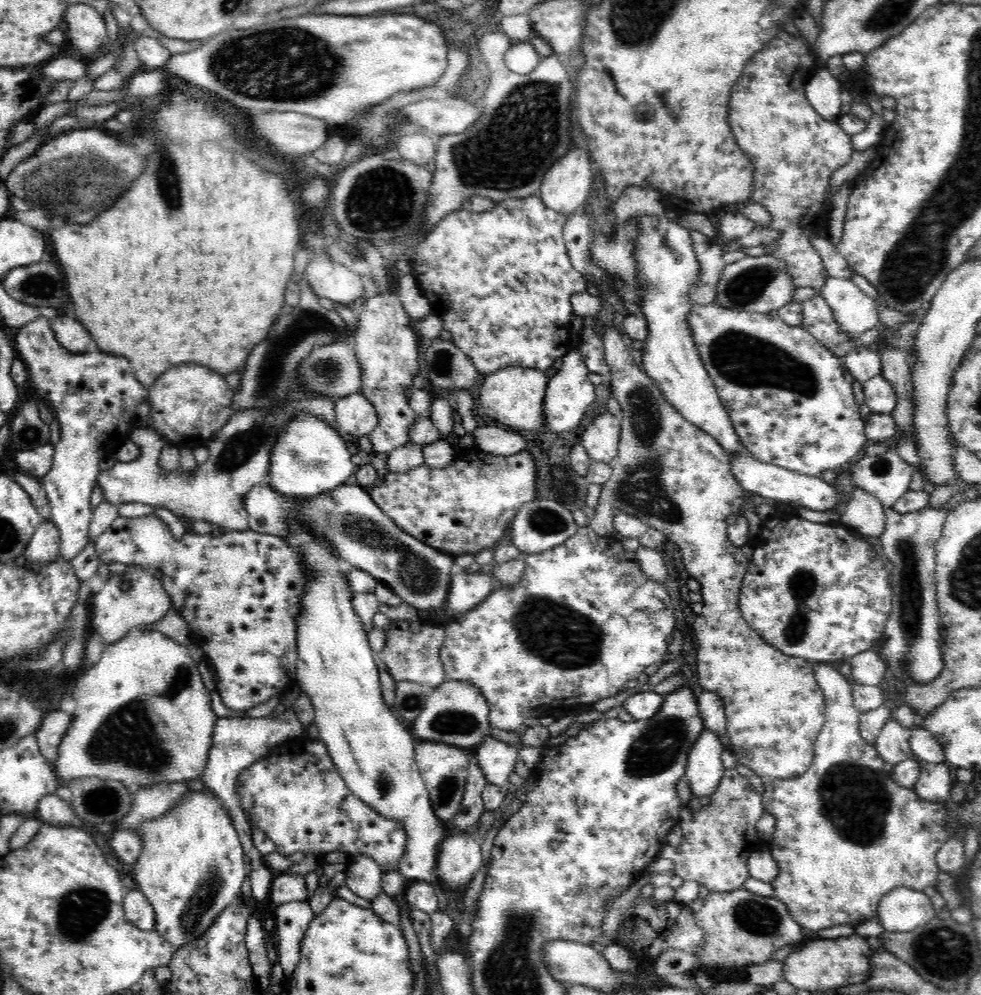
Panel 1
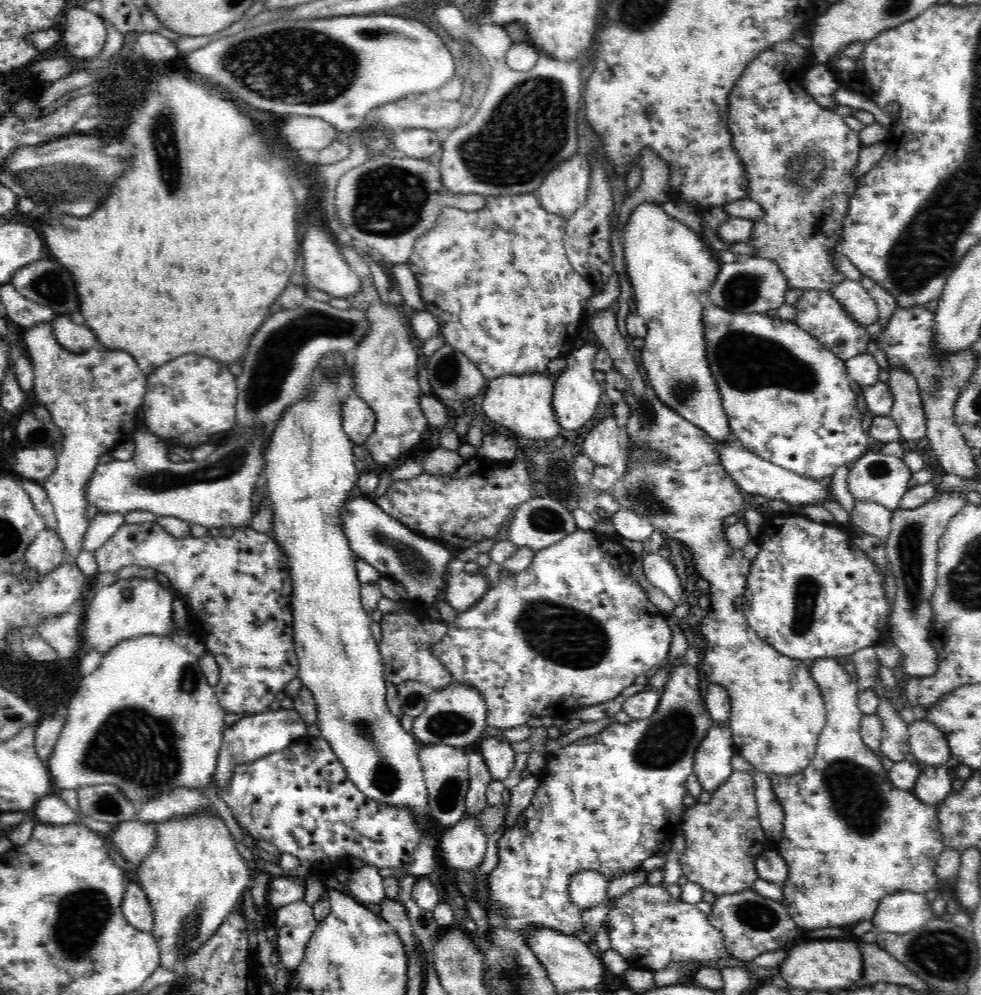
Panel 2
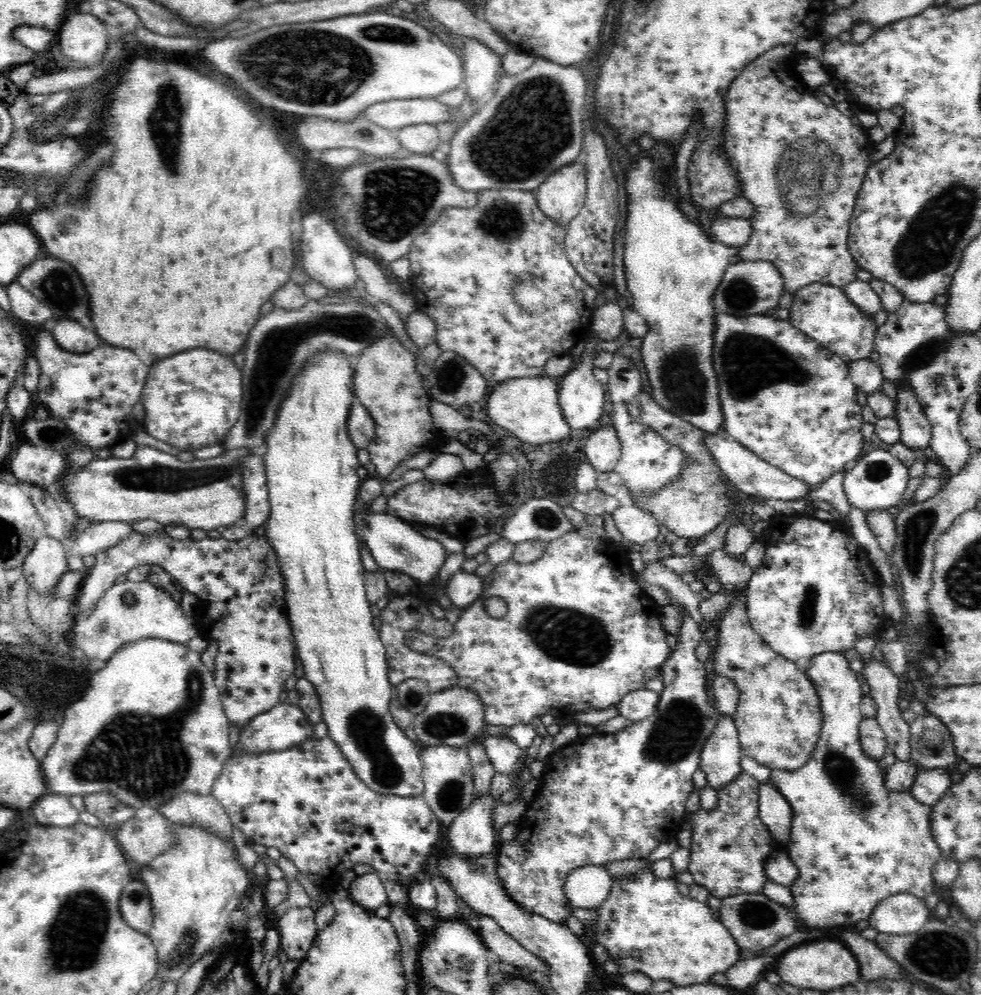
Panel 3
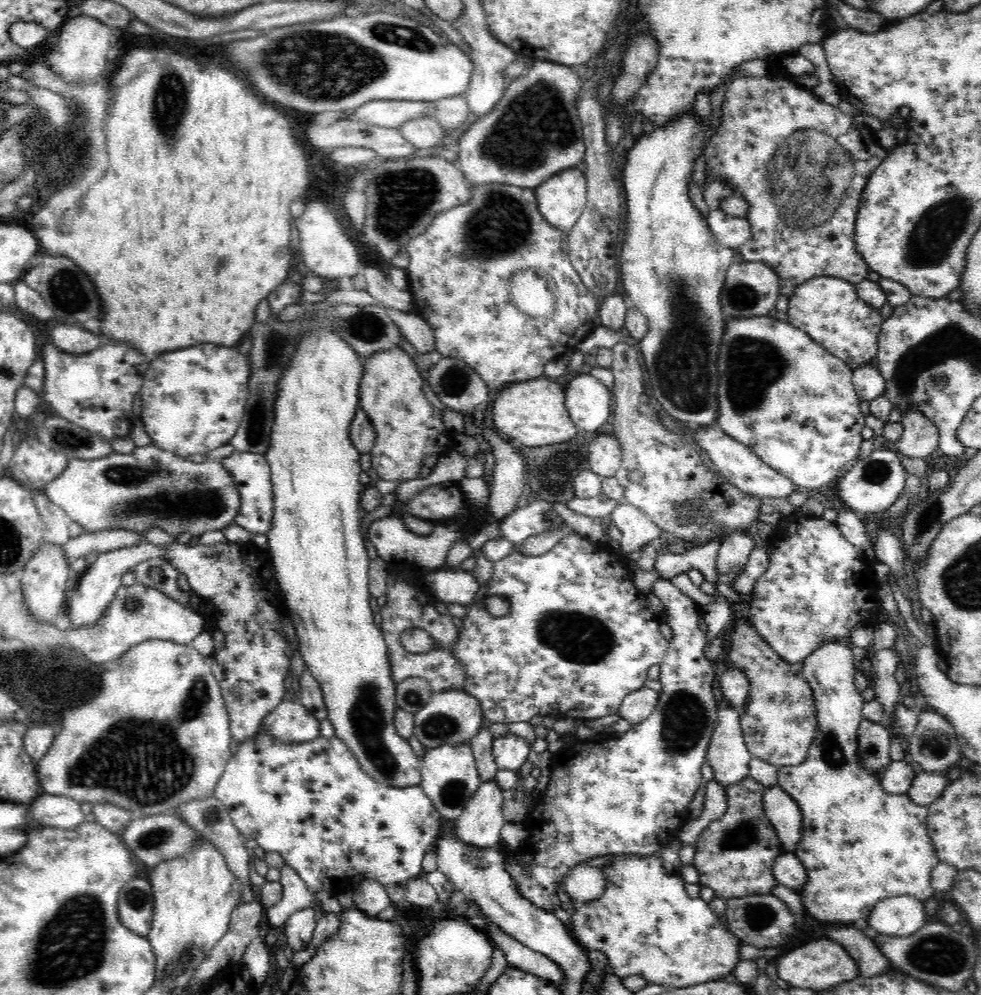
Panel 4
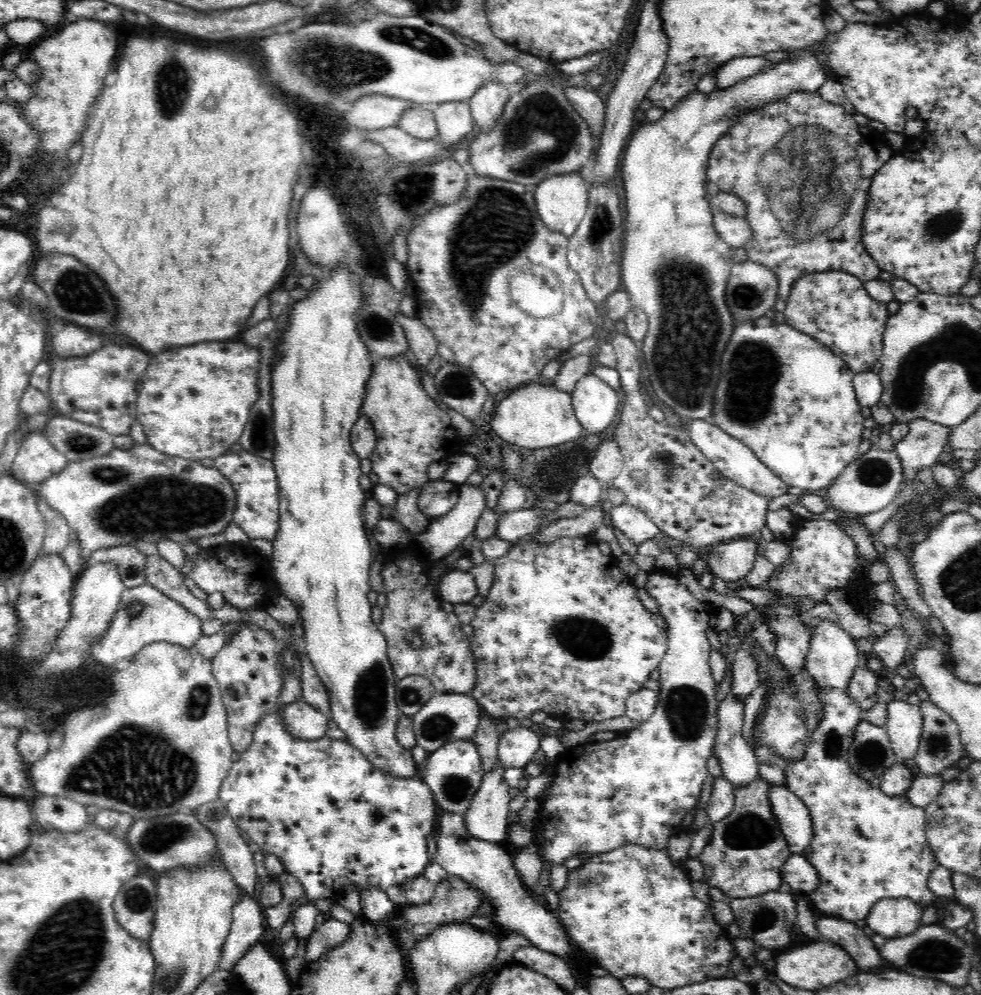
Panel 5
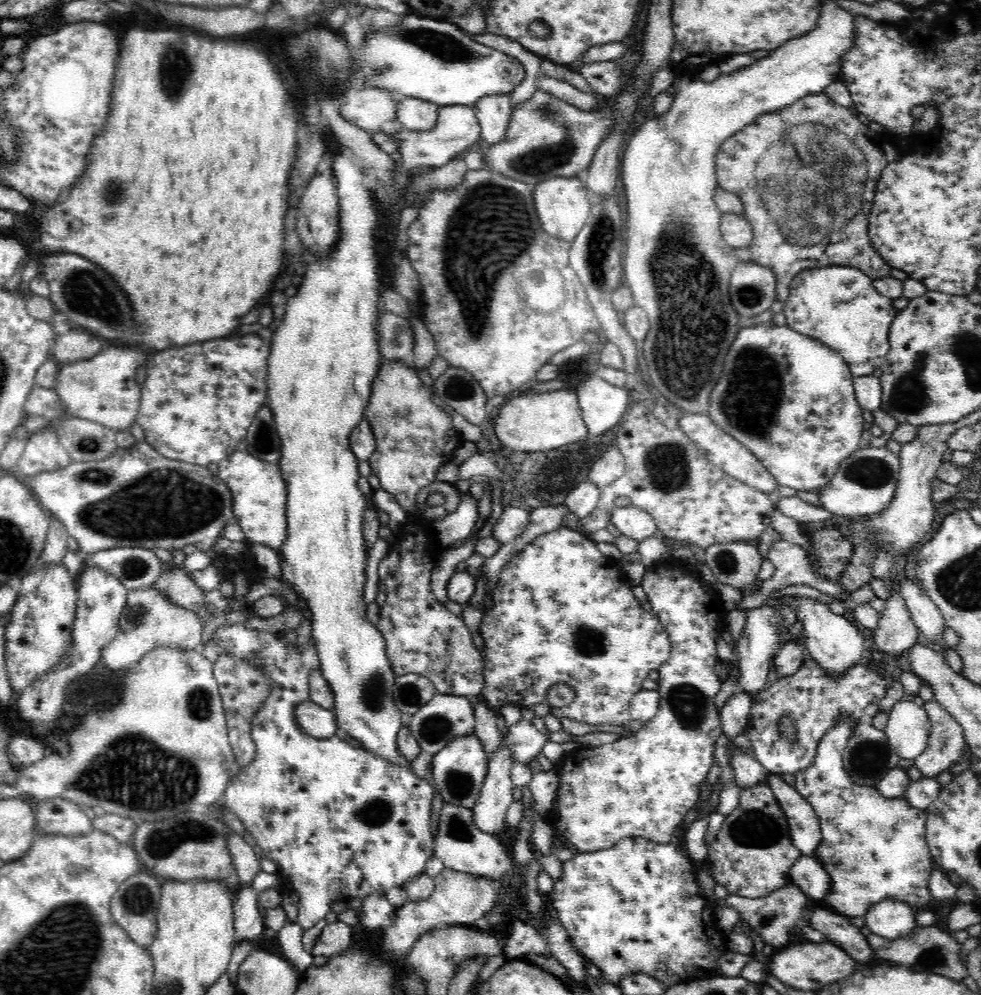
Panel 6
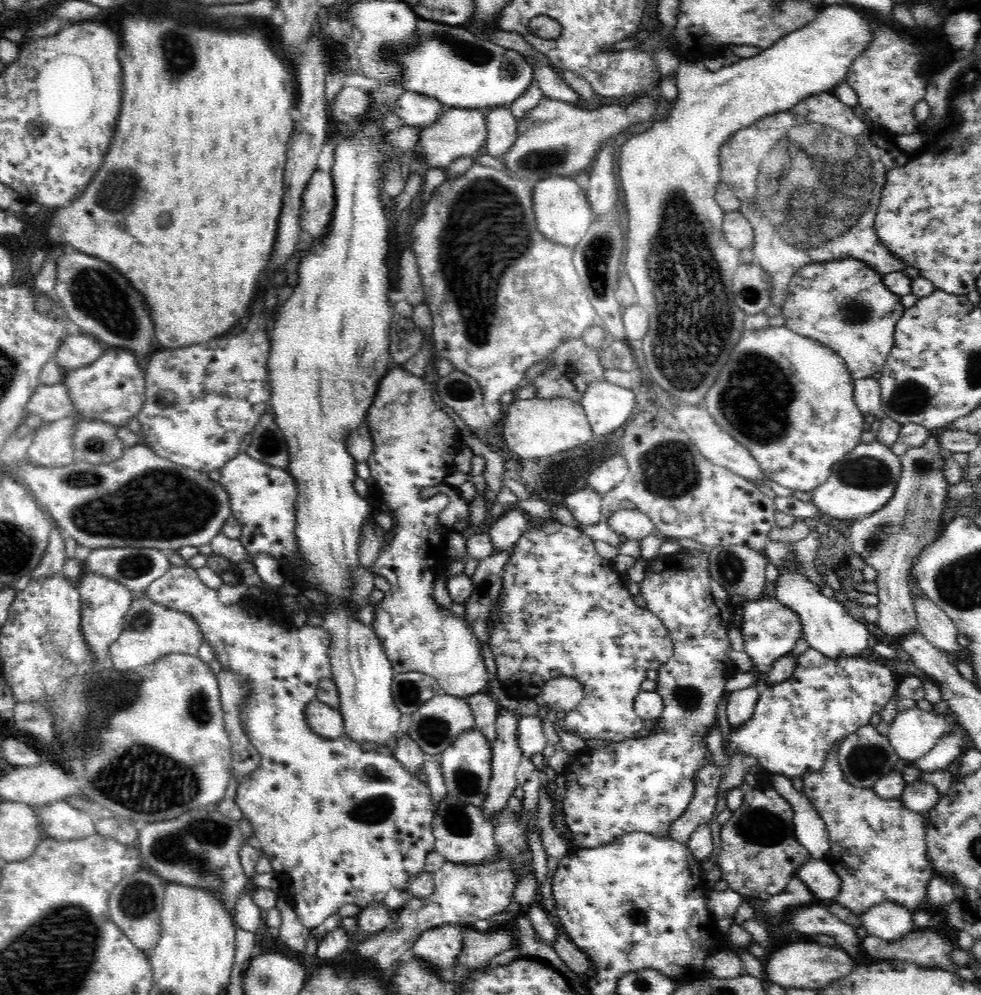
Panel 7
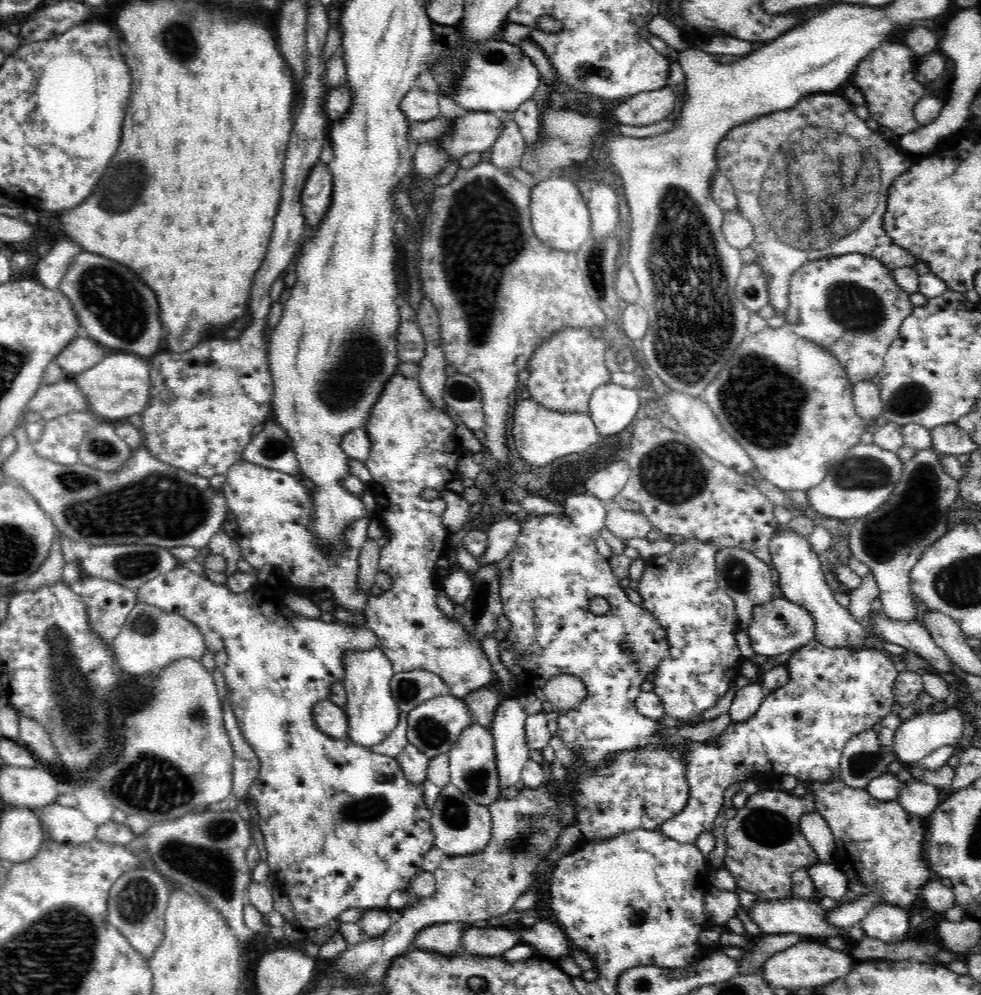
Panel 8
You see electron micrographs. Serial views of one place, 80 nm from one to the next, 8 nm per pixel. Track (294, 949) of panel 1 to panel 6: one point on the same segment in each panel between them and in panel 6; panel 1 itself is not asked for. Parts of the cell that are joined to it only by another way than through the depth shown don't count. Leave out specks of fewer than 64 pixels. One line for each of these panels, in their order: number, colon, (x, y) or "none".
2: (295, 923)
3: (297, 927)
4: (299, 928)
5: (334, 820)
6: (342, 823)

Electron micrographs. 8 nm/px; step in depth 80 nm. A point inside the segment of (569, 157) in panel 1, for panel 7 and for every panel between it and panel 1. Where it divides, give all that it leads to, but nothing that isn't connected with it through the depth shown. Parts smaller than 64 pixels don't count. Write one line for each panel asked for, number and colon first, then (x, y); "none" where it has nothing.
2: (564, 191)
3: (561, 197)
4: (561, 199)
5: (561, 201)
6: (563, 205)
7: (563, 215)

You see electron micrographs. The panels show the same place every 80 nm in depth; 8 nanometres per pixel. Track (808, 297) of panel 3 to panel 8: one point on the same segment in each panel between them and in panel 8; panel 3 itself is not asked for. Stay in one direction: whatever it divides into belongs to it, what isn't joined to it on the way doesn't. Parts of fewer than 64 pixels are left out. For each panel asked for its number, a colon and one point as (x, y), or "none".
4: (828, 309)
5: (833, 307)
6: (838, 305)
7: (843, 304)
8: (850, 305)

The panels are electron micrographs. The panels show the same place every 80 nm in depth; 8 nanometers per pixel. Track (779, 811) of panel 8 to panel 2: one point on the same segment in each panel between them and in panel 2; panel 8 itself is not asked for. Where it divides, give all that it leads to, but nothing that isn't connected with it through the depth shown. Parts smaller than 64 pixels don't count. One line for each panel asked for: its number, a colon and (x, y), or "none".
2: (722, 837)
3: (730, 845)
4: (734, 856)
5: (746, 850)
6: (752, 855)
7: (759, 854)

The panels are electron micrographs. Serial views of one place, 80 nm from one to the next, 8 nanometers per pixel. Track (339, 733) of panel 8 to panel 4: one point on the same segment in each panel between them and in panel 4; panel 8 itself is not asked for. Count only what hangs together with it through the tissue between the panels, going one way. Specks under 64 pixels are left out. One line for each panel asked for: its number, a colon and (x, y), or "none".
4: (291, 722)
5: (303, 721)
6: (314, 720)
7: (327, 722)

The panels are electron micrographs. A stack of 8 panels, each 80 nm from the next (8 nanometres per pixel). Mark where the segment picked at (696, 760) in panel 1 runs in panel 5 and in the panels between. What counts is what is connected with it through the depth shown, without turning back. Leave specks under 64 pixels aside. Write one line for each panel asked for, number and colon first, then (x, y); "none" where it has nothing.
2: (712, 766)
3: (720, 758)
4: (728, 756)
5: (739, 762)

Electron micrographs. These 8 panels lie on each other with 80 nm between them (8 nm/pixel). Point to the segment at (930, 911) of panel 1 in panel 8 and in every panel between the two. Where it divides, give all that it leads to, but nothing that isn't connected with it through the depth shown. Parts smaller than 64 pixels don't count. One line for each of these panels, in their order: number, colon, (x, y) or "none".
2: (904, 911)
3: (902, 914)
4: (903, 915)
5: (892, 917)
6: (890, 919)
7: (889, 921)
8: (889, 923)

